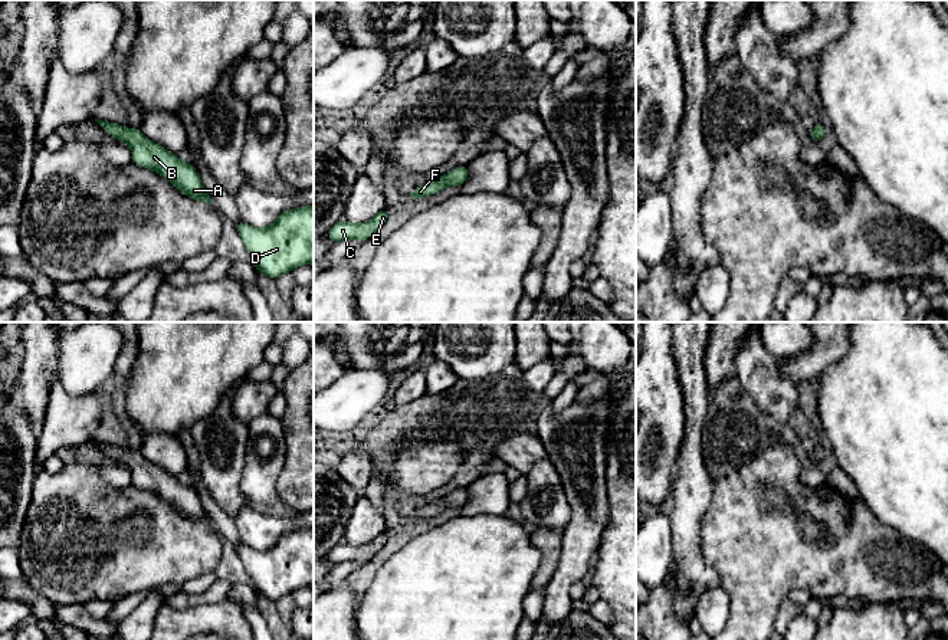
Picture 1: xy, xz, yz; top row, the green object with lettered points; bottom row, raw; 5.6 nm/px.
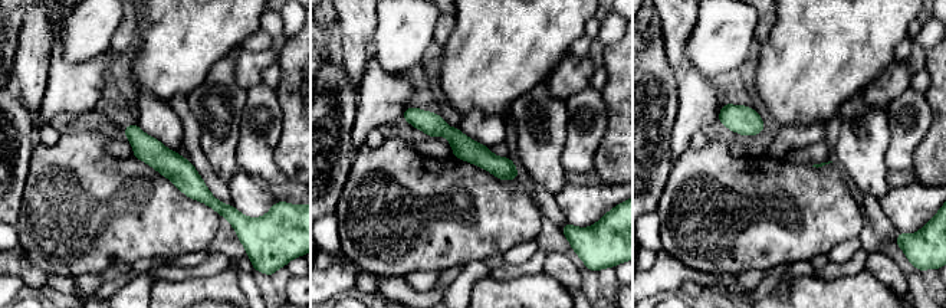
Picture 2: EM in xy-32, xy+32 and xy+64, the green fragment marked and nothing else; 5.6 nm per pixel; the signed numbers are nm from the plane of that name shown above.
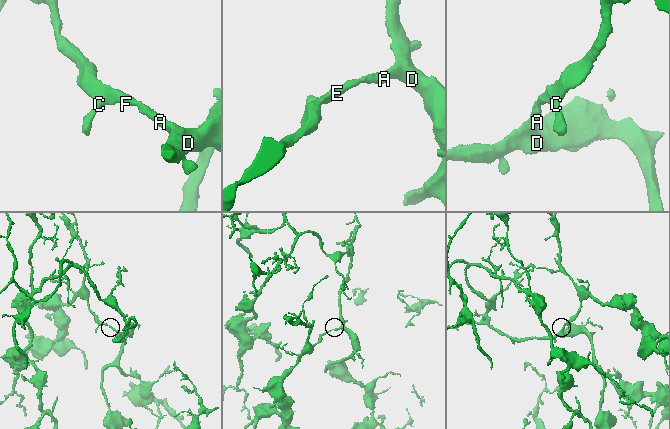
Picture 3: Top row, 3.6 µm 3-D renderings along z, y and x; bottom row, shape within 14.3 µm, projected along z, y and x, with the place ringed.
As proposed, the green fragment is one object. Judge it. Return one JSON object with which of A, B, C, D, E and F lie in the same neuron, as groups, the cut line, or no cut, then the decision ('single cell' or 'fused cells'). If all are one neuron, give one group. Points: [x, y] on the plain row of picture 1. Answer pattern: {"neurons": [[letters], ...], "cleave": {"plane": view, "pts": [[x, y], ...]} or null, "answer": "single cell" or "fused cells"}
{"neurons": [["A", "B", "C", "D", "E", "F"]], "cleave": null, "answer": "single cell"}

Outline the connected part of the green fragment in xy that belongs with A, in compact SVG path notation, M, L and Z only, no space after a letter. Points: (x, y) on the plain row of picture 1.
M96 440L95 443L117 463L124 463L131 470L132 485L158 495L190 521L211 526L211 521L191 485L181 483L177 476L150 463L138 450L125 452L114 444Z

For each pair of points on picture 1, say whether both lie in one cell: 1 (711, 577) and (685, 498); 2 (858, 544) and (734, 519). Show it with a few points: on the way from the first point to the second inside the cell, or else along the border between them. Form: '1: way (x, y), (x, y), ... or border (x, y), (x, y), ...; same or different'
1: way (691, 558), (686, 554), (685, 518); same
2: way (827, 547), (819, 550), (797, 537), (764, 531); same

